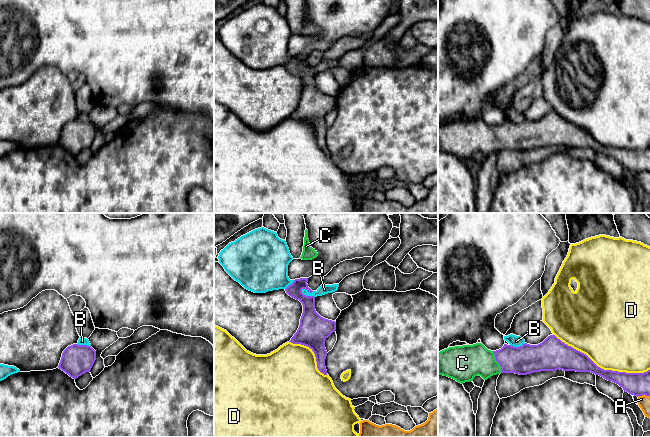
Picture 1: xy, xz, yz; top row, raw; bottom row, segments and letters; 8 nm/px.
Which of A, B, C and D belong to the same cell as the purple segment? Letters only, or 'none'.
C

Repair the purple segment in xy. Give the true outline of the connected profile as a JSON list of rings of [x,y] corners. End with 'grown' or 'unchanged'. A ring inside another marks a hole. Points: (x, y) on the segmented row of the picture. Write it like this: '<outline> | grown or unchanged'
[[[73,344],[62,353],[58,368],[73,379],[90,372],[96,360],[96,351],[87,345]]] | unchanged

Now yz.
[[[555,335],[548,336],[538,345],[523,344],[514,347],[504,344],[496,351],[488,350],[482,343],[473,345],[455,346],[444,349],[438,353],[438,376],[443,375],[463,384],[473,381],[475,376],[481,376],[487,380],[493,375],[501,373],[515,373],[527,375],[541,371],[576,371],[591,372],[608,381],[612,381],[623,388],[624,391],[634,396],[650,396],[650,370],[644,373],[626,373],[612,370],[604,370],[598,367],[586,354],[568,346]]] | grown

